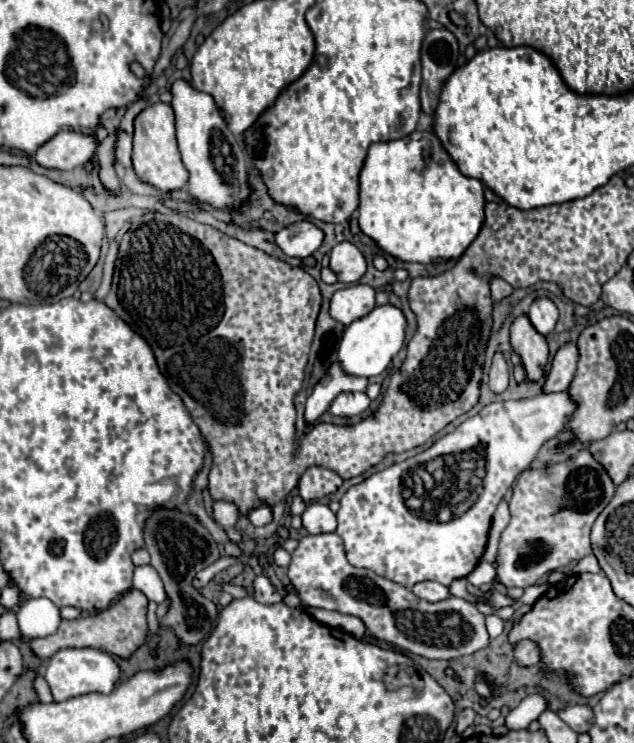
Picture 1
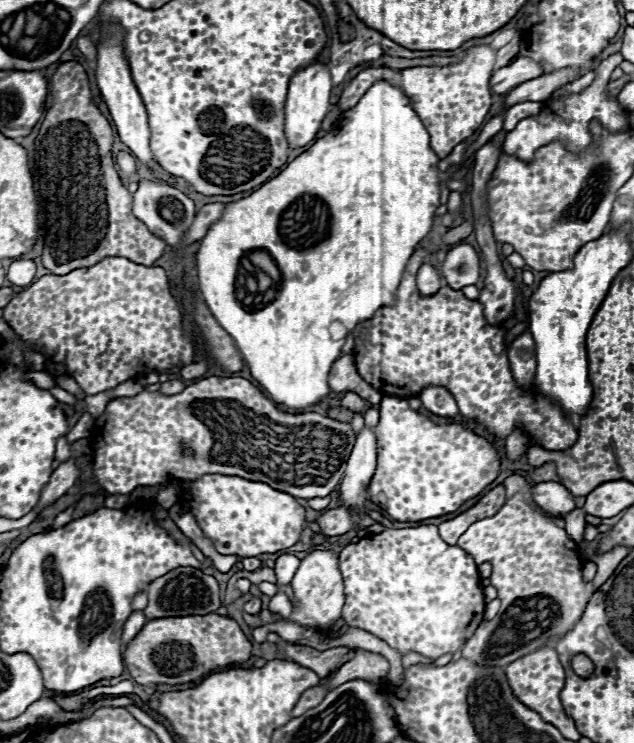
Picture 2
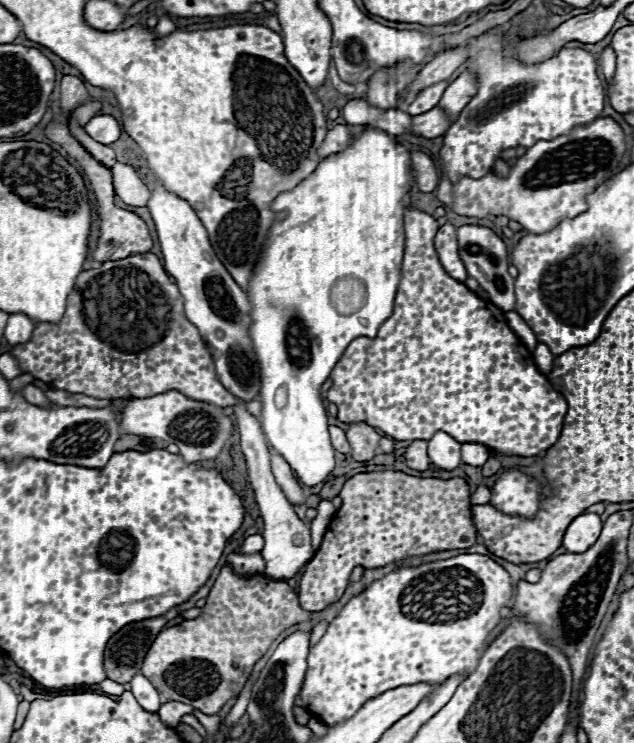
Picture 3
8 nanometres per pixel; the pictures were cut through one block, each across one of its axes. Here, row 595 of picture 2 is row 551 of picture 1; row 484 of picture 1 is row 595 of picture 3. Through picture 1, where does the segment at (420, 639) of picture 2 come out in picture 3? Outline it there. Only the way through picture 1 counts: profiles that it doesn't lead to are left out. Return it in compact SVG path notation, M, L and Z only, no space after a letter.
M458 554L458 556L446 558L446 560L428 562L428 564L420 564L420 566L400 566L400 568L388 572L380 580L372 582L358 596L350 598L348 604L338 612L338 616L328 624L326 634L310 648L308 670L306 670L306 678L304 678L302 692L300 692L300 698L302 698L304 706L306 706L306 710L310 714L314 714L316 718L320 718L322 722L326 722L326 724L336 724L340 720L352 718L366 700L376 698L376 696L380 696L380 694L384 694L384 692L388 692L392 688L408 686L408 684L420 684L420 682L422 684L440 684L440 682L444 682L452 674L472 672L476 668L478 660L480 660L480 650L482 650L482 644L484 644L486 636L500 622L500 608L506 606L510 598L512 598L512 580L510 580L510 574L500 564L496 564L492 558L488 558L484 554Z

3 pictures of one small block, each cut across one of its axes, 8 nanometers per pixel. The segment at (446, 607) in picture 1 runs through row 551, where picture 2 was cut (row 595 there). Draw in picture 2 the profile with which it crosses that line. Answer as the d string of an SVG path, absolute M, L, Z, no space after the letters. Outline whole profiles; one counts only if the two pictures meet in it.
M312 550L306 554L306 558L300 562L300 568L296 570L296 576L292 580L296 608L292 610L290 622L298 622L302 626L310 628L330 628L336 620L342 618L342 606L344 606L344 584L342 574L338 570L338 554L332 550Z

